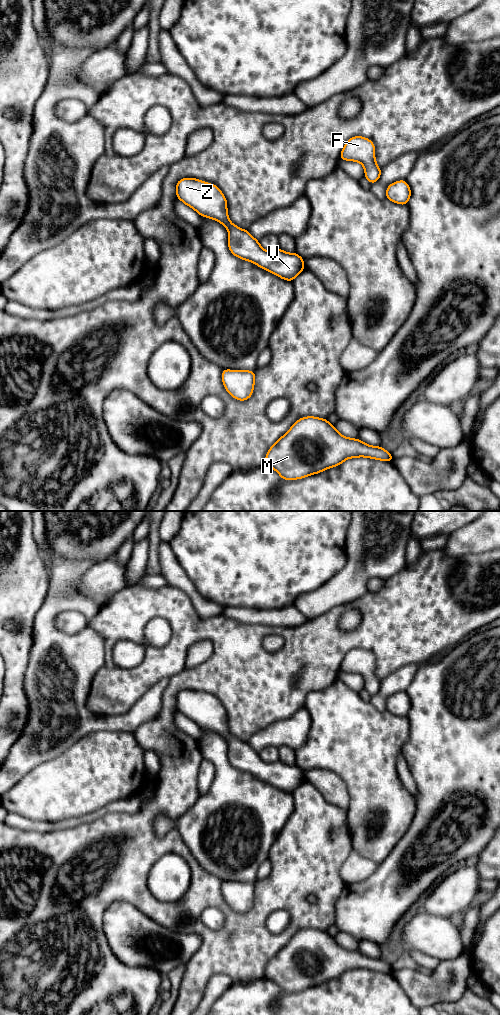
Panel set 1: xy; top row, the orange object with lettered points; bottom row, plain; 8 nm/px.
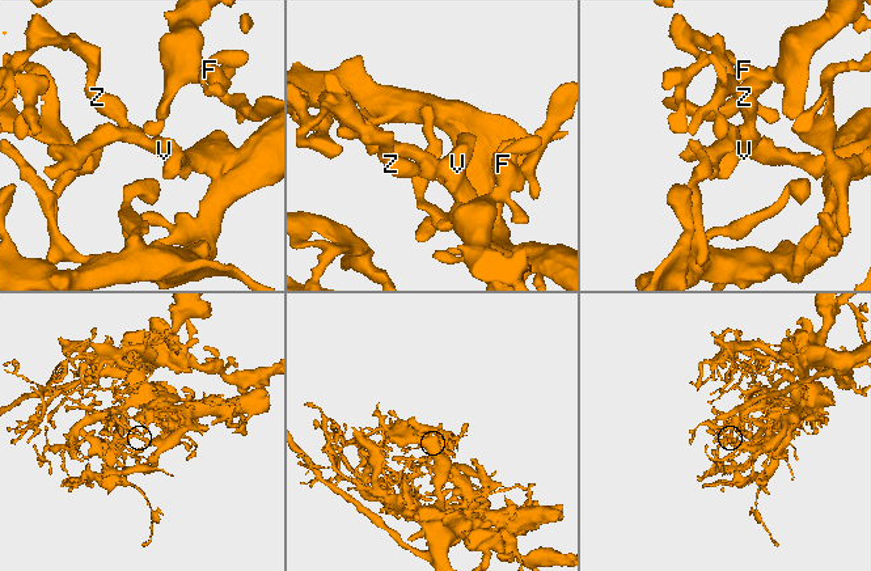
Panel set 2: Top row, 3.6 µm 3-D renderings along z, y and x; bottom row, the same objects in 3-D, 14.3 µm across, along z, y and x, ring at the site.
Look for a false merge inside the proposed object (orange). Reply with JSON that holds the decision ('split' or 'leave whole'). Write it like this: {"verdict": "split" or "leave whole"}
{"verdict": "leave whole"}

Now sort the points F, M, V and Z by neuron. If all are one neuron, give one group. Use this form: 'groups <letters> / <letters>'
groups F M V Z

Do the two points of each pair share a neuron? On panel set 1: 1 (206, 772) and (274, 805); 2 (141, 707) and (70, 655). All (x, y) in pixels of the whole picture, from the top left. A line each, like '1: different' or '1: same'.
1: different
2: same

